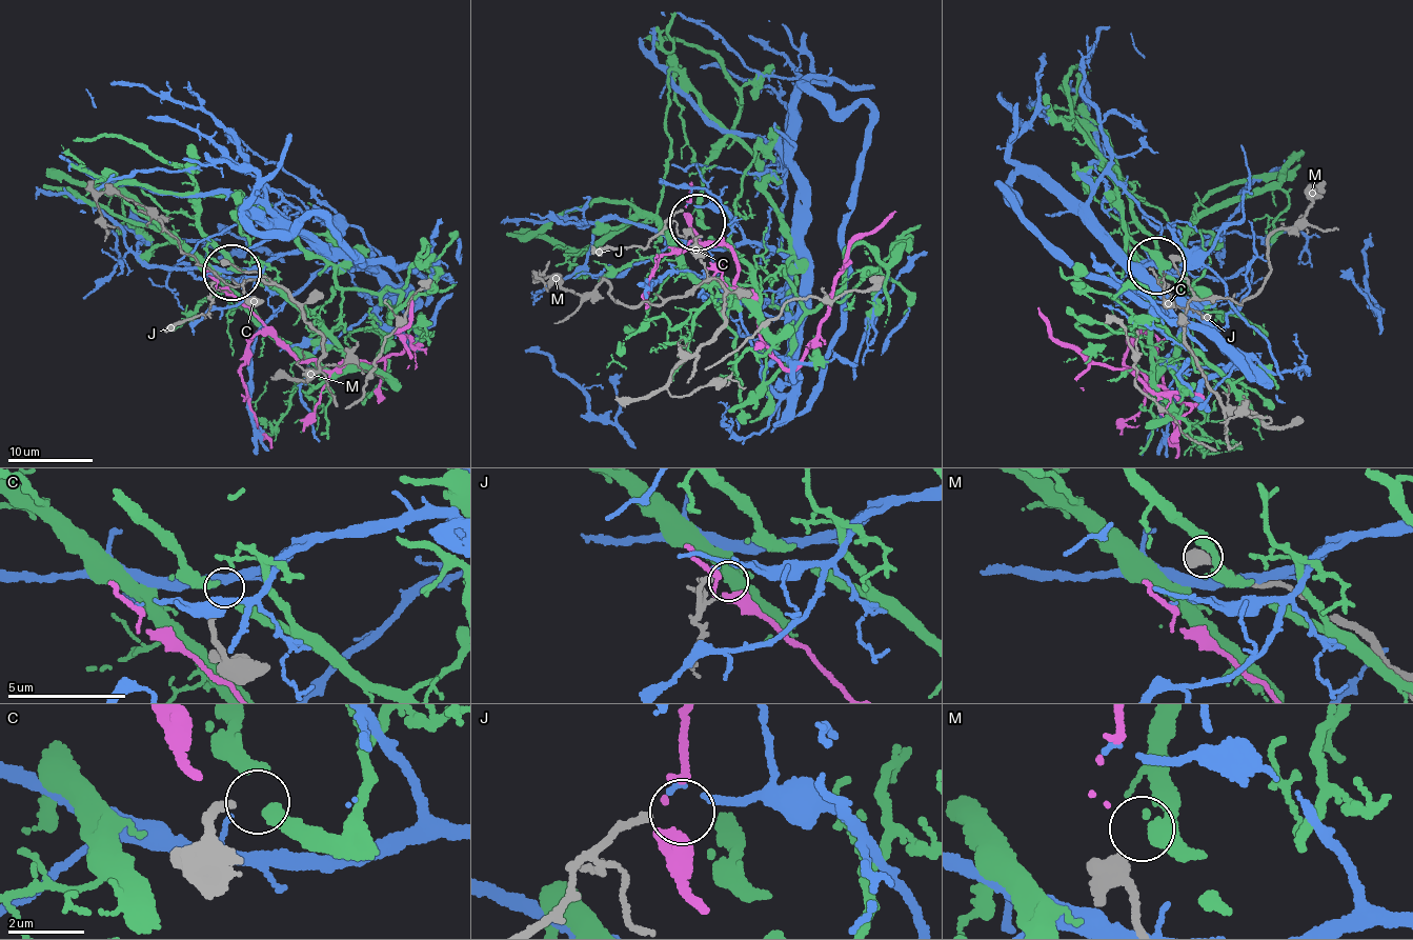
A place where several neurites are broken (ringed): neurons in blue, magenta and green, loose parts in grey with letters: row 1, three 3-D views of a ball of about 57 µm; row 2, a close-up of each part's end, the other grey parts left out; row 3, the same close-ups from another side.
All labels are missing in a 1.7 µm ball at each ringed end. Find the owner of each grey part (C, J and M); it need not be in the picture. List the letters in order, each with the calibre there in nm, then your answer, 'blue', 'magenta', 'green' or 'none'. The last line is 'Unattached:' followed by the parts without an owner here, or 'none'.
C: 190 nm thick; none
J: 190 nm thick; blue
M: 400 nm thick; none
Unattached: C, M

